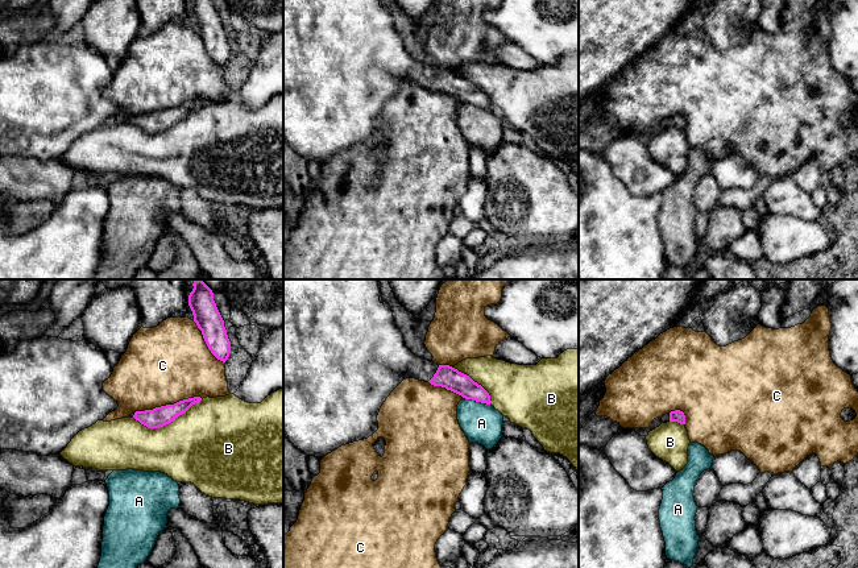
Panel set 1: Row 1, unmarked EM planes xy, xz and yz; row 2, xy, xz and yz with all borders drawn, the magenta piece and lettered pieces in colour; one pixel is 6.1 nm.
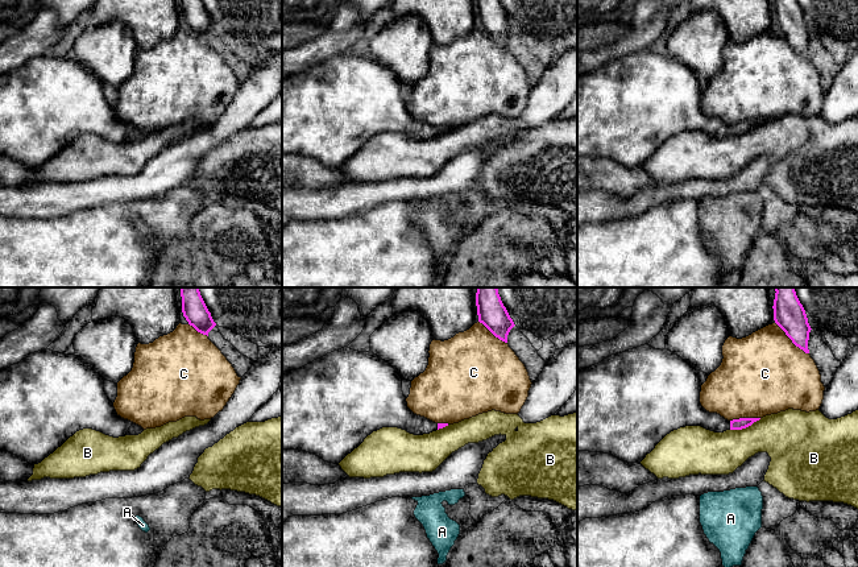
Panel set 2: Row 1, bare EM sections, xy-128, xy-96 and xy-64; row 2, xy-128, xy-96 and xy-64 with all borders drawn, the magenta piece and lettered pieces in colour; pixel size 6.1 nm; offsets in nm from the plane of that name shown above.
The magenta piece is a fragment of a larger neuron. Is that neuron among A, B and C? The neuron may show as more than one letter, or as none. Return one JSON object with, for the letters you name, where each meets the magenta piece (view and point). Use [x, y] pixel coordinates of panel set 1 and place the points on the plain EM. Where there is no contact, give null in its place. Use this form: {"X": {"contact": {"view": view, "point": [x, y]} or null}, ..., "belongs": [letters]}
{"belongs": []}

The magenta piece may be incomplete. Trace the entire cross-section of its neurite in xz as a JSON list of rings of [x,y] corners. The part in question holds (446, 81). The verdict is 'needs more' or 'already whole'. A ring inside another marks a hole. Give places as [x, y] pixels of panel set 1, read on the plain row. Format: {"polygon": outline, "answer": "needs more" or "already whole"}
{"polygon": [[[283,0],[283,140],[307,161],[322,165],[326,159],[341,150],[364,145],[378,134],[377,120],[381,111],[390,98],[406,83],[416,83],[442,91],[465,104],[490,109],[489,98],[469,80],[459,76],[449,70],[438,70],[415,61],[405,49],[401,34],[395,30],[391,12],[384,5],[382,0]]], "answer": "needs more"}

